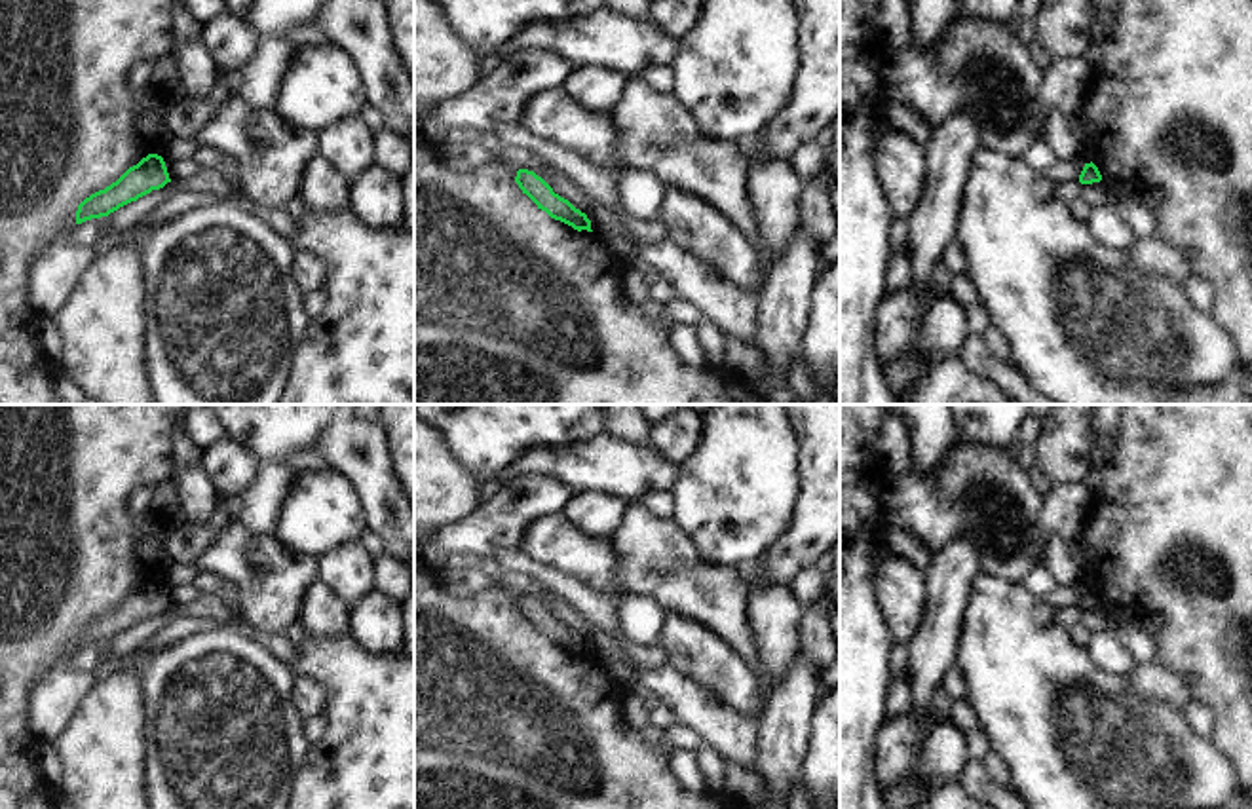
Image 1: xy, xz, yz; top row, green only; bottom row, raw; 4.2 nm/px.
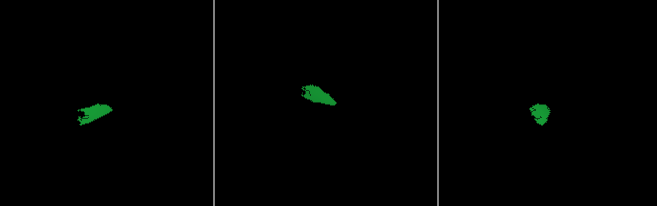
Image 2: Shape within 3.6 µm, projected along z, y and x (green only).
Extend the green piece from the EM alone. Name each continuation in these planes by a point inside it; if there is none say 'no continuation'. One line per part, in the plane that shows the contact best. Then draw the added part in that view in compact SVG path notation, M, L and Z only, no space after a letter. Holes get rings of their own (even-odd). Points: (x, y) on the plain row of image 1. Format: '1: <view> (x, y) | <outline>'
no continuation

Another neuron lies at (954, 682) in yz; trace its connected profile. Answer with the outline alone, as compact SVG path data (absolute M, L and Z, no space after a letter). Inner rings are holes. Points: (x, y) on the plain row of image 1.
M959 665L950 667L946 670L942 686L952 699L965 699L967 697L967 680L965 680Z

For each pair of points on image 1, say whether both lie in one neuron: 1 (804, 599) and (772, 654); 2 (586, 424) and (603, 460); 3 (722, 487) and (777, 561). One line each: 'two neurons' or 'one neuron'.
1: two neurons
2: two neurons
3: two neurons

